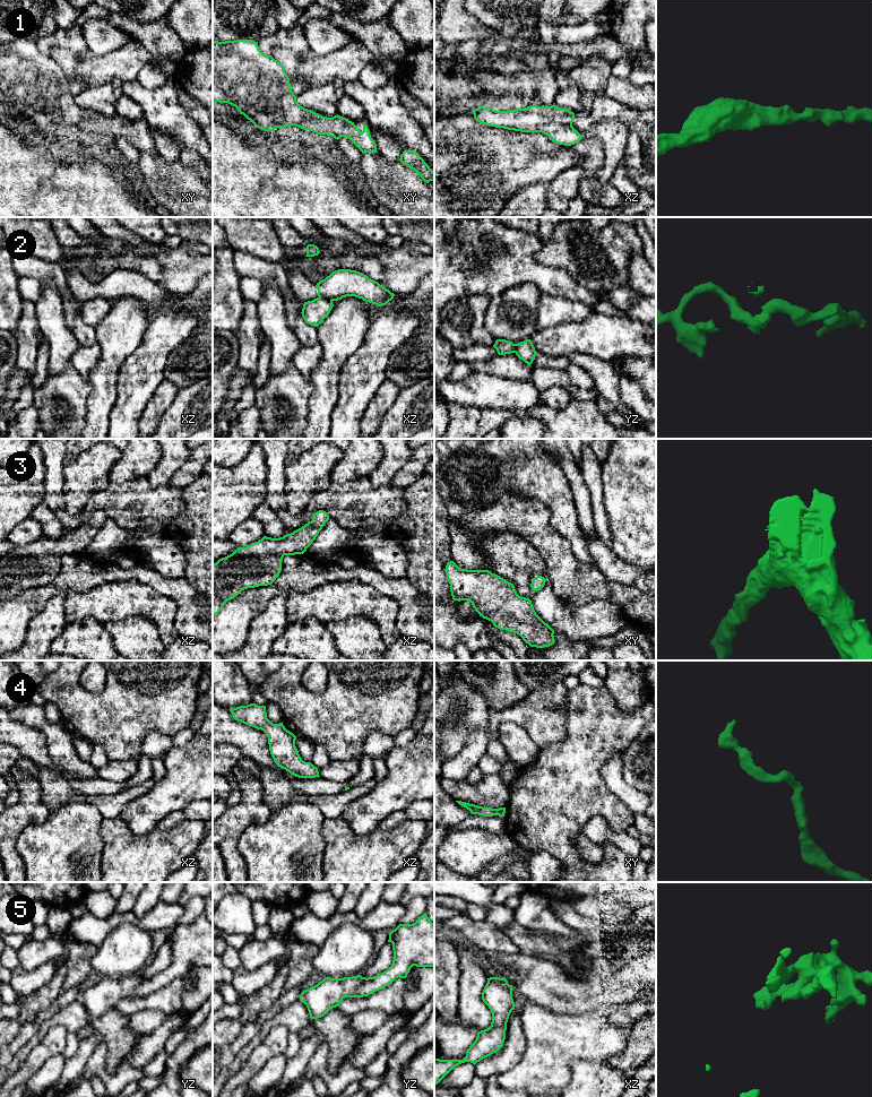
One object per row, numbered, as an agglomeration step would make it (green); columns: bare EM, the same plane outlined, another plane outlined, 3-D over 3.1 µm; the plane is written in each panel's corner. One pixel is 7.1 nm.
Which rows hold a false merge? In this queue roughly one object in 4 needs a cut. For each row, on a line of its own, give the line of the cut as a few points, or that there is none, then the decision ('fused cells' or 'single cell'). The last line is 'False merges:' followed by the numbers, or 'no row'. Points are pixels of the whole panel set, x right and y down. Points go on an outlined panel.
1: cut none; single cell
2: cut xz (319, 296), (331, 301); fused cells
3: cut none; single cell
4: cut none; single cell
5: cut none; single cell
False merges: 2

